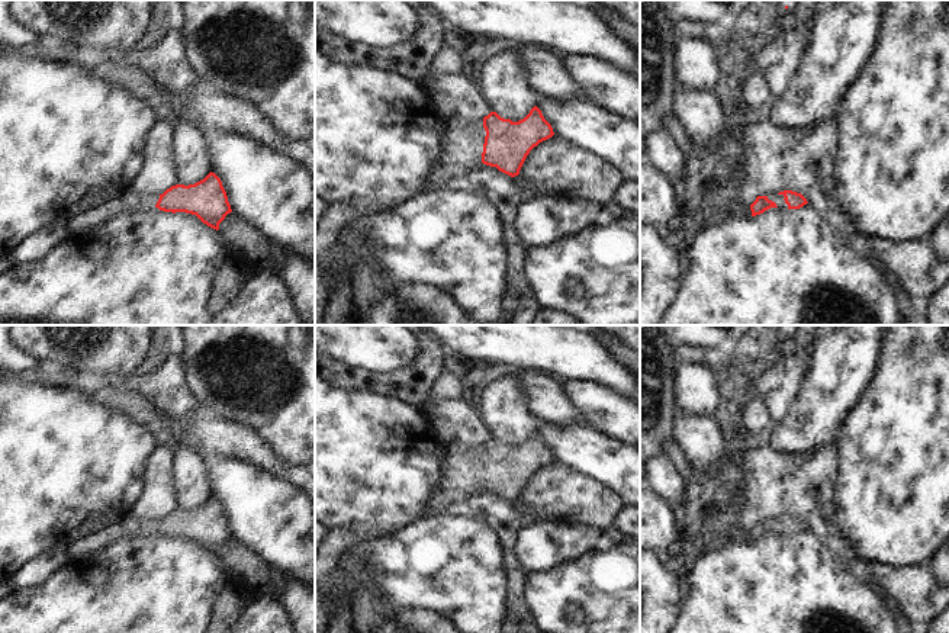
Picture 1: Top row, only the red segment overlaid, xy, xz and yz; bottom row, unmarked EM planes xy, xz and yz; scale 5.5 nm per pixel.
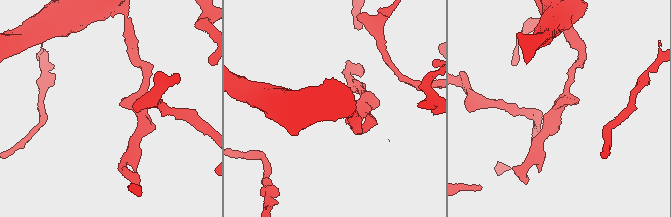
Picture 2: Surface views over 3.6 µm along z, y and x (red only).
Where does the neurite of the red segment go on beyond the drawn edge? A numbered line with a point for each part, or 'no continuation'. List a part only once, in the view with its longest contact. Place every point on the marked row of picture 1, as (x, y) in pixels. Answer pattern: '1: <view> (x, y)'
1: xz (463, 145)

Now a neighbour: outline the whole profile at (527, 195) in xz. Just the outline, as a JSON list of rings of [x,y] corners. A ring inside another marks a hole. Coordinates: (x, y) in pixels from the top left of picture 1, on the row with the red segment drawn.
[[[515,176],[514,181],[519,189],[519,196],[521,196],[524,203],[535,199],[534,197],[535,190],[528,187],[531,184],[531,181],[528,181],[528,180],[525,180],[525,179],[519,177],[519,176]]]

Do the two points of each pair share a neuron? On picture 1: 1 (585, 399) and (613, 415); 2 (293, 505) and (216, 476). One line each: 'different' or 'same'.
1: same
2: same

